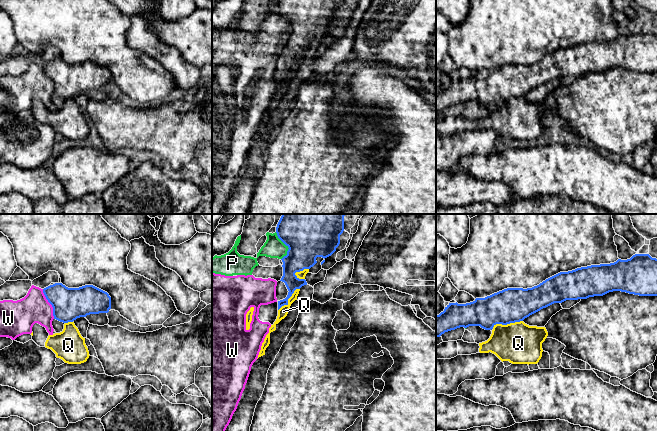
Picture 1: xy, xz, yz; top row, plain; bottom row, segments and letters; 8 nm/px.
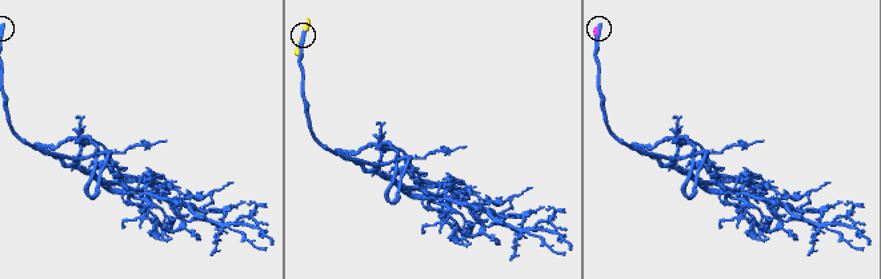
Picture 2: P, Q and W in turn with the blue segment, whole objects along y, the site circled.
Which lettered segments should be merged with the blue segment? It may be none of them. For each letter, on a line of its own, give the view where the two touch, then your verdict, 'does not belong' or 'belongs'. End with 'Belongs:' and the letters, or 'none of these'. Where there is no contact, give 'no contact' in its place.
P: xz | does not belong
Q: yz | does not belong
W: xy | does not belong
Belongs: none of these

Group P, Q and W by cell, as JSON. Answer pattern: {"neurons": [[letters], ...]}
{"neurons": [["P", "W"], ["Q"]]}

